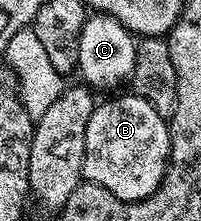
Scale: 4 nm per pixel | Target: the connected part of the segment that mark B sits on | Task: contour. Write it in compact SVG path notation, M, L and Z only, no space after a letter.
M132 92L120 94L106 97L106 102L98 101L91 120L87 120L83 178L107 188L119 200L138 202L156 192L165 178L169 166L169 124L147 99Z

